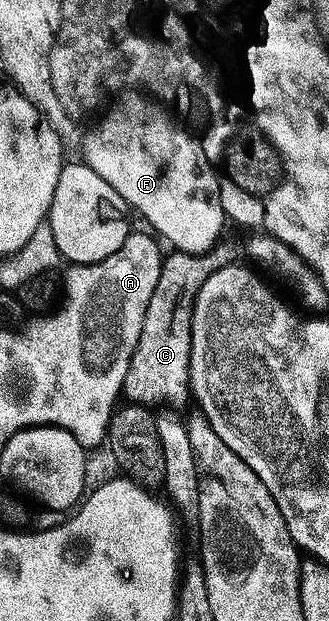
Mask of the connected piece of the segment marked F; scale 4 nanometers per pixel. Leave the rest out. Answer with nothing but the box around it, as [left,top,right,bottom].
[85,94,228,254]

